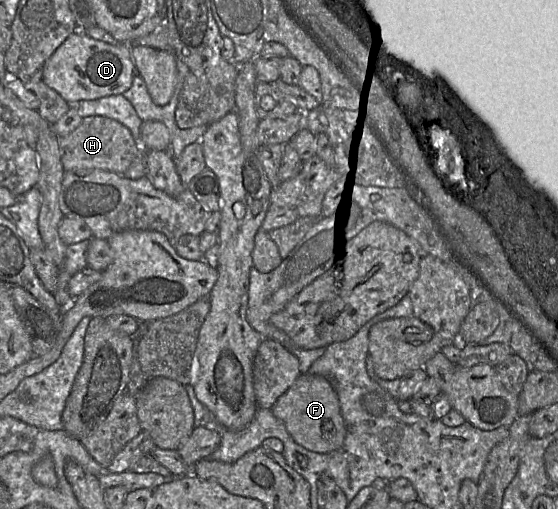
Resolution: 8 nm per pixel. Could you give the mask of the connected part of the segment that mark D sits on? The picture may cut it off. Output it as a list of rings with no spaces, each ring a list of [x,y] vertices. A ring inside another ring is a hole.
[[[75,31],[47,60],[43,79],[67,102],[98,99],[127,91],[132,86],[134,64],[128,44],[110,44],[94,39],[85,32]]]

